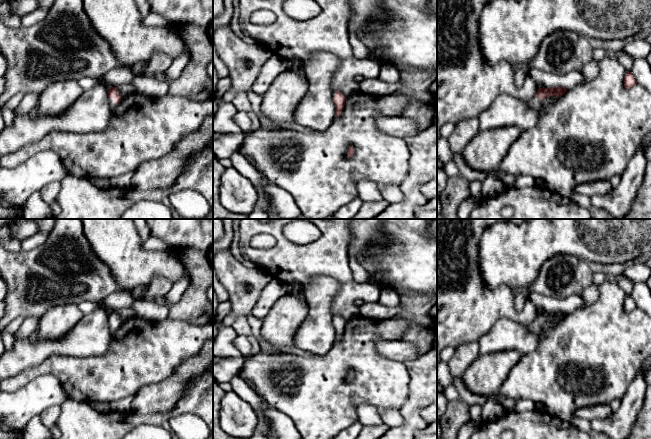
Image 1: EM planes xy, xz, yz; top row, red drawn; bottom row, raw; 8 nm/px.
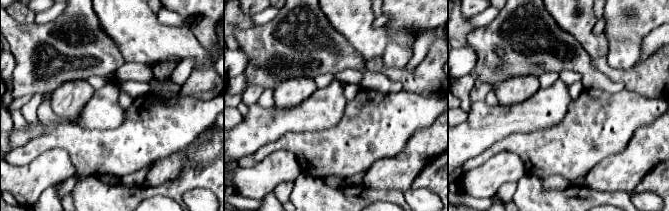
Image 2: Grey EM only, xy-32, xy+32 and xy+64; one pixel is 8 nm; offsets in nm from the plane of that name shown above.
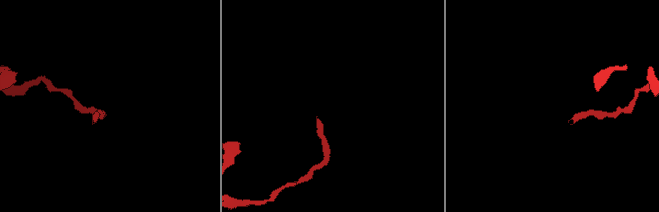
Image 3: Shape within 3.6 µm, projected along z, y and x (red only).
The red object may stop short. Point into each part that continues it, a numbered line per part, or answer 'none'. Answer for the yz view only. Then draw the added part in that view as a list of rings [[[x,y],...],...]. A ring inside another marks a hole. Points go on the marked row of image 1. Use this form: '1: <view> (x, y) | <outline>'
1: yz (535, 102) | [[[534,97],[530,100],[528,100],[528,104],[532,108],[539,108],[541,106],[541,102],[542,102],[542,100],[539,97]]]

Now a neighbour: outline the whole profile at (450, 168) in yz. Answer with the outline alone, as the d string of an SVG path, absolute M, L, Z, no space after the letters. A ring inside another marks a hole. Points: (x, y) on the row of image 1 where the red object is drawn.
M453 160L444 164L443 169L448 177L455 177L459 175L459 169Z

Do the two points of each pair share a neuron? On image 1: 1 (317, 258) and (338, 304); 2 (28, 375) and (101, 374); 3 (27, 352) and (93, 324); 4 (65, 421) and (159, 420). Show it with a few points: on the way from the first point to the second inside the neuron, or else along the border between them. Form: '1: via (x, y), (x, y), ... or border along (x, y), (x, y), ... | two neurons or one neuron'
1: via (330, 266), (343, 279), (342, 291) | one neuron
2: via (46, 369), (83, 370) | one neuron
3: via (43, 349), (65, 347), (77, 340) | one neuron
4: via (88, 425), (124, 425), (136, 419) | one neuron

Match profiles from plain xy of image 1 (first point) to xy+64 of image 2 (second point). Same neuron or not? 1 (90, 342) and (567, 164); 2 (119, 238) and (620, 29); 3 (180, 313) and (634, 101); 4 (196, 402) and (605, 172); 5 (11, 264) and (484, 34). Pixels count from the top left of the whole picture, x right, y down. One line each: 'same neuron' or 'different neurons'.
1: different neurons
2: different neurons
3: different neurons
4: different neurons
5: same neuron

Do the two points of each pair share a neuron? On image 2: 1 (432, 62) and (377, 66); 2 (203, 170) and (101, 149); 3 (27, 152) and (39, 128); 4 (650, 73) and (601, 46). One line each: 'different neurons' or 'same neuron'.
1: same neuron
2: different neurons
3: different neurons
4: different neurons

